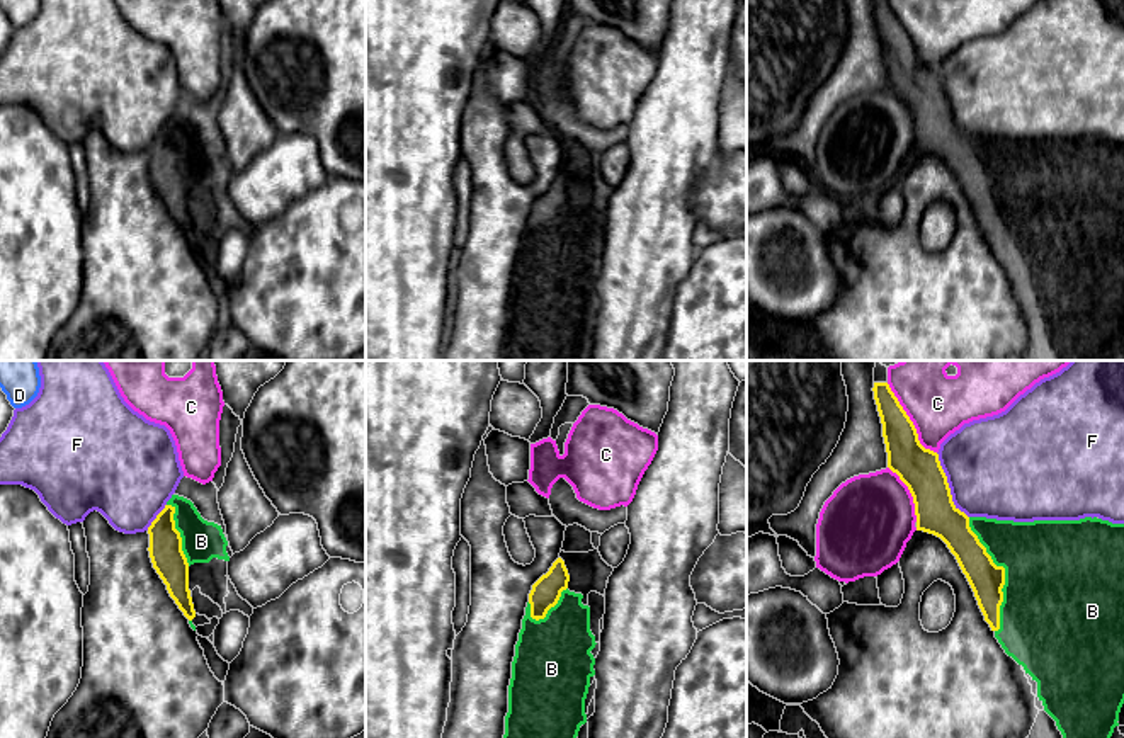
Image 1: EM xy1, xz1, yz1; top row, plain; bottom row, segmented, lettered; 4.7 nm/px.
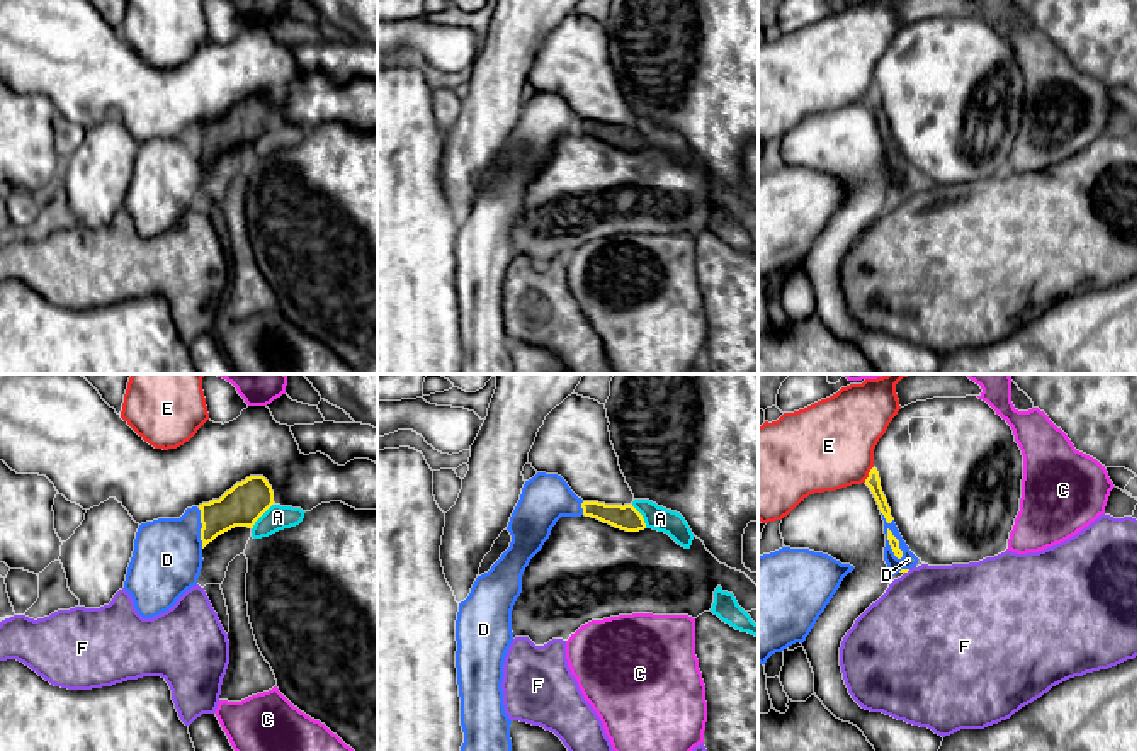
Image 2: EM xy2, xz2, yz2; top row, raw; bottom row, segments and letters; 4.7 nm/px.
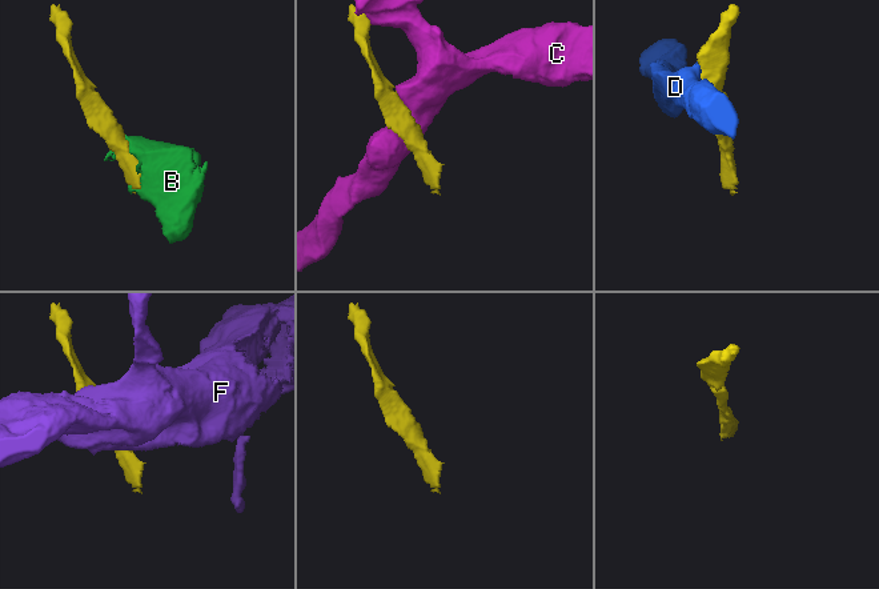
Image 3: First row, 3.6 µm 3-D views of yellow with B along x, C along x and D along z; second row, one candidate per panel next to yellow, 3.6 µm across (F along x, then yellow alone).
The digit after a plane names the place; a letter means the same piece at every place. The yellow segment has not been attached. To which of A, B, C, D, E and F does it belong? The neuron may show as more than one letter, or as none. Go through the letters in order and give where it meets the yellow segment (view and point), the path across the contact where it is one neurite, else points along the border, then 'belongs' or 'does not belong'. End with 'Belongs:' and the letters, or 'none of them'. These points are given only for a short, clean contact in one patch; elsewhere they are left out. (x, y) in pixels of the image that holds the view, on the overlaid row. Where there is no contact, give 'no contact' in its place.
A: xy2 (260, 515) | along xy2 (272, 503), (252, 529) | does not belong
B: yz1 (1004, 573) | belongs
C: yz1 (910, 420) | does not belong
D: yz2 (889, 544) | does not belong
E: yz2 (869, 474) | along yz2 (872, 466), (864, 481) | does not belong
F: yz1 (948, 485) | does not belong
Belongs: B

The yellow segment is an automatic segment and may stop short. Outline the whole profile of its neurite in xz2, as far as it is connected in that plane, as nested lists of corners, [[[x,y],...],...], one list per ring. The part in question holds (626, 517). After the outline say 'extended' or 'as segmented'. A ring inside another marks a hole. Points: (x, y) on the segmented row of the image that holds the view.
[[[583,501],[583,515],[597,518],[626,532],[646,528],[643,515],[632,505],[605,505],[598,501]]] | as segmented

